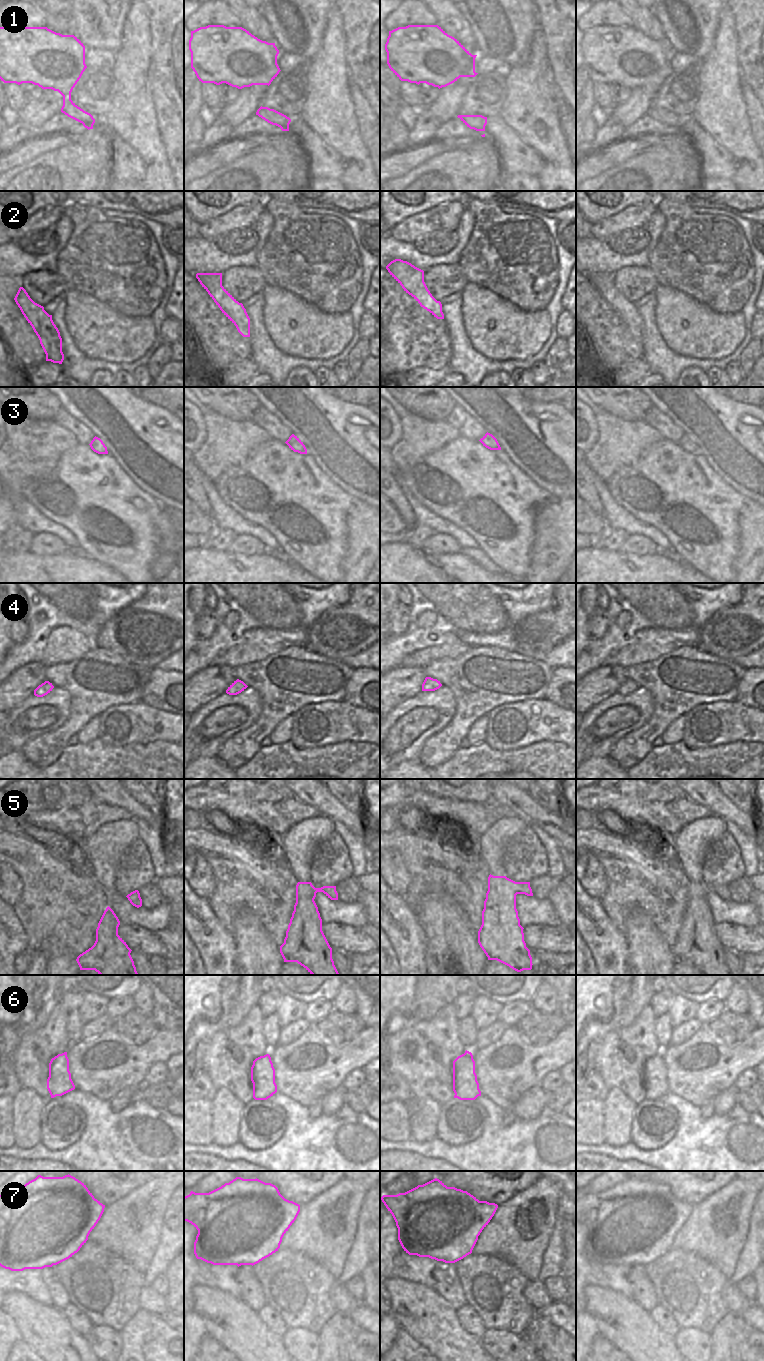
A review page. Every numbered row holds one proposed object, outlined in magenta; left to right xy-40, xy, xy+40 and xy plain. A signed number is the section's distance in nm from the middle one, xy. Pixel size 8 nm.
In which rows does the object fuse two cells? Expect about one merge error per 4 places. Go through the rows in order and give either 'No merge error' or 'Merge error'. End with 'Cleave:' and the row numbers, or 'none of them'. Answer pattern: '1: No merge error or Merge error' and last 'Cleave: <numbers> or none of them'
1: No merge error
2: No merge error
3: No merge error
4: No merge error
5: No merge error
6: No merge error
7: No merge error
Cleave: none of them.

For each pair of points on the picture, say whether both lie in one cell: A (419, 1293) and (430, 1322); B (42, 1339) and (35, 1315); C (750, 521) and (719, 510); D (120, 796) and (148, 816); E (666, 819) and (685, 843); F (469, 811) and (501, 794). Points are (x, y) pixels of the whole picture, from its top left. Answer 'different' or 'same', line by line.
A: same
B: same
C: different
D: same
E: different
F: different

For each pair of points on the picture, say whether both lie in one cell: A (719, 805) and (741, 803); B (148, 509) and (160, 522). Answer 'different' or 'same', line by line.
A: different
B: different

